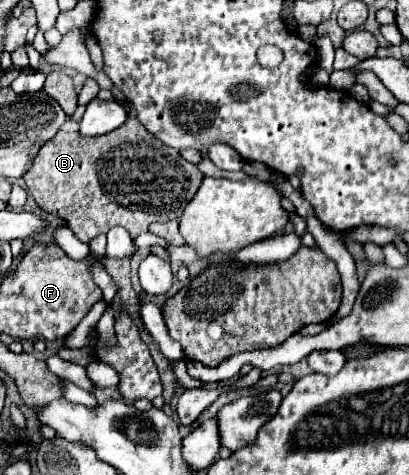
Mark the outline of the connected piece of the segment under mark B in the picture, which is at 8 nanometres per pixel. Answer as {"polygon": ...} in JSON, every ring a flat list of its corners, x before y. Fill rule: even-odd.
{"polygon":[[134,115,116,131,94,139,80,139,78,123,68,119,58,135,40,147,30,171,24,175,26,189,36,205,66,221,84,243,116,225,138,237,154,221,180,219,202,179,204,175,196,165,182,159,176,149,160,143]]}

